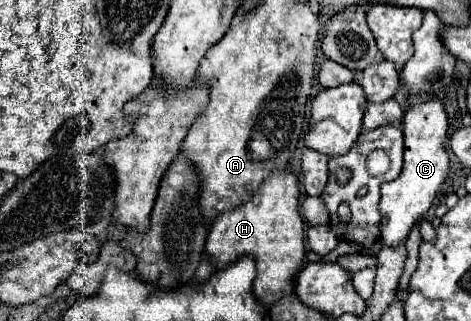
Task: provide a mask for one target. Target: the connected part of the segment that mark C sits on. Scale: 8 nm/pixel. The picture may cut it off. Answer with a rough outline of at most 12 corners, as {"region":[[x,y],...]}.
{"region":[[440,97],[402,121],[404,169],[382,185],[382,243],[398,245],[450,171]]}

